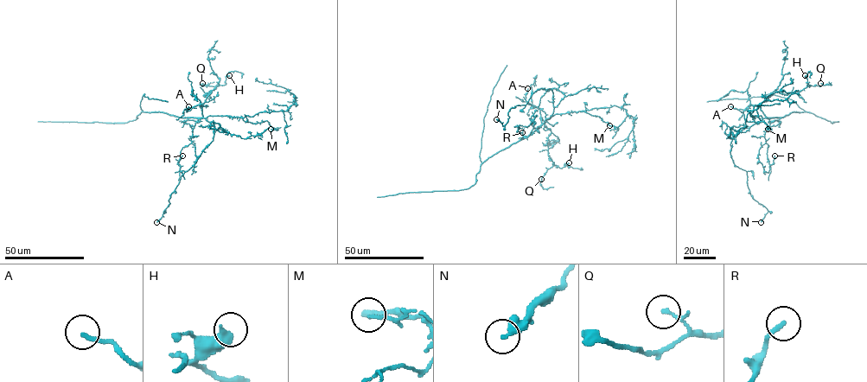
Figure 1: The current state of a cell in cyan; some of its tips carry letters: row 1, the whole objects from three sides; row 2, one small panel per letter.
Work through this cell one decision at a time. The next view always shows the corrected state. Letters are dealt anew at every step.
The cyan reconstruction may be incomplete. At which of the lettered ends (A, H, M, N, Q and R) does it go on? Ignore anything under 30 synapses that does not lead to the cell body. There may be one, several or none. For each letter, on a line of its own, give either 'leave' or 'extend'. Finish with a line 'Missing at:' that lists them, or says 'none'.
A: leave
H: leave
M: leave
N: leave
Q: leave
R: leave
Missing at: none

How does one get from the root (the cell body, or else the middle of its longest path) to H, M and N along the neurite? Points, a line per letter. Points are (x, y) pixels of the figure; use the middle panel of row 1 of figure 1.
H: (534, 131), (542, 124), (540, 117), (551, 132), (546, 143), (548, 156), (560, 168), (569, 162)
M: (534, 131), (555, 114), (573, 111), (585, 111), (599, 117), (614, 126), (609, 125)
N: (534, 131), (553, 112), (553, 92), (549, 89), (537, 90), (525, 105), (510, 109), (503, 126), (496, 119)

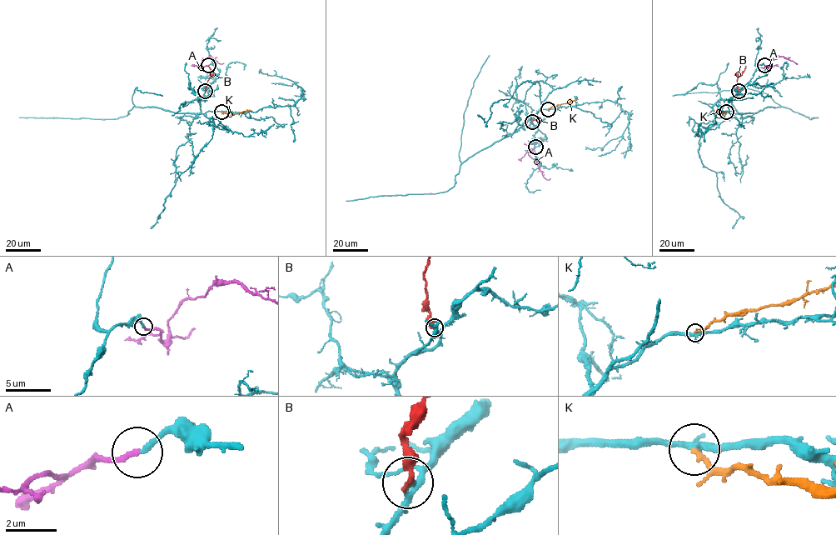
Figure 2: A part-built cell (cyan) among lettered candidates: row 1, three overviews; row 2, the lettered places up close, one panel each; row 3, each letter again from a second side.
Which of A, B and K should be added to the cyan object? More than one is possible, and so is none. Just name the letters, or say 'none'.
A

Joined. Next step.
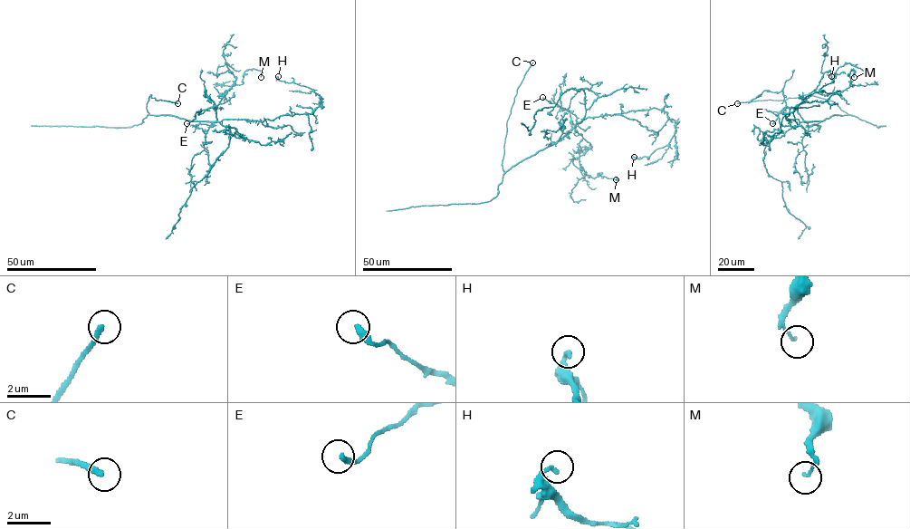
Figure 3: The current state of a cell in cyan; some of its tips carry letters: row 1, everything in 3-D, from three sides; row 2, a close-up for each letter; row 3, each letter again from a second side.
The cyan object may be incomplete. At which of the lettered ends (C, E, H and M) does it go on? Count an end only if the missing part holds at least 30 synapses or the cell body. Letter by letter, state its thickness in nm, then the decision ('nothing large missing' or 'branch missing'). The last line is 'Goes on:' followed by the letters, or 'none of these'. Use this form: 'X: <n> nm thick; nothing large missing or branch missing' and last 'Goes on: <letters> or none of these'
C: 240 nm thick; branch missing
E: 280 nm thick; nothing large missing
H: 180 nm thick; nothing large missing
M: 100 nm thick; nothing large missing
Goes on: C

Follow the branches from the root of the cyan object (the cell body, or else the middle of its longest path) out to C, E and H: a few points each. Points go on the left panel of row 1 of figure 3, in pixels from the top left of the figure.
C: (208, 120), (150, 115), (146, 109), (151, 94), (156, 100), (177, 103)
E: (208, 120), (216, 120), (214, 106), (196, 112), (196, 117), (186, 123)
H: (208, 120), (263, 121), (282, 115), (311, 113), (321, 105), (320, 96), (311, 90), (280, 81), (278, 76)

